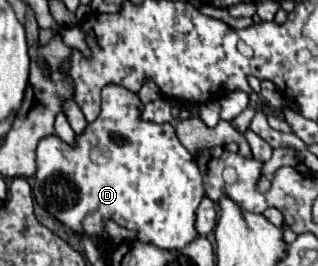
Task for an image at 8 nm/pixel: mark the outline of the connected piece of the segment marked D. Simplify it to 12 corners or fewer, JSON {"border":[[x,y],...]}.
{"border":[[102,88],[66,144],[38,142],[32,196],[72,234],[106,220],[180,250],[206,196],[168,122]]}

